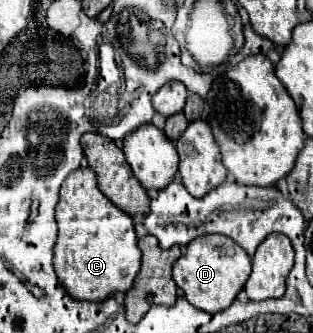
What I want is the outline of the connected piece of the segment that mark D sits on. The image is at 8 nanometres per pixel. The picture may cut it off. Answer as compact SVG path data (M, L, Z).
M197 237L191 245L185 247L183 257L173 265L173 279L177 287L185 293L185 299L207 313L219 313L227 309L237 293L243 289L247 277L251 275L251 259L249 255L229 237Z

